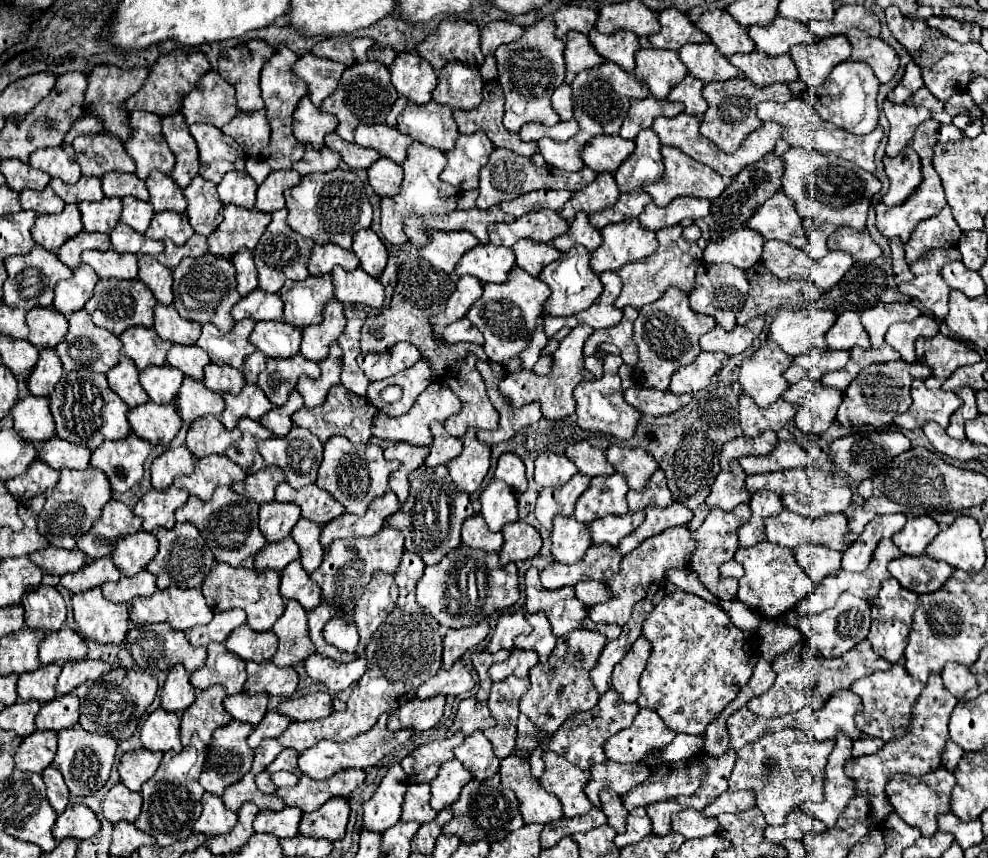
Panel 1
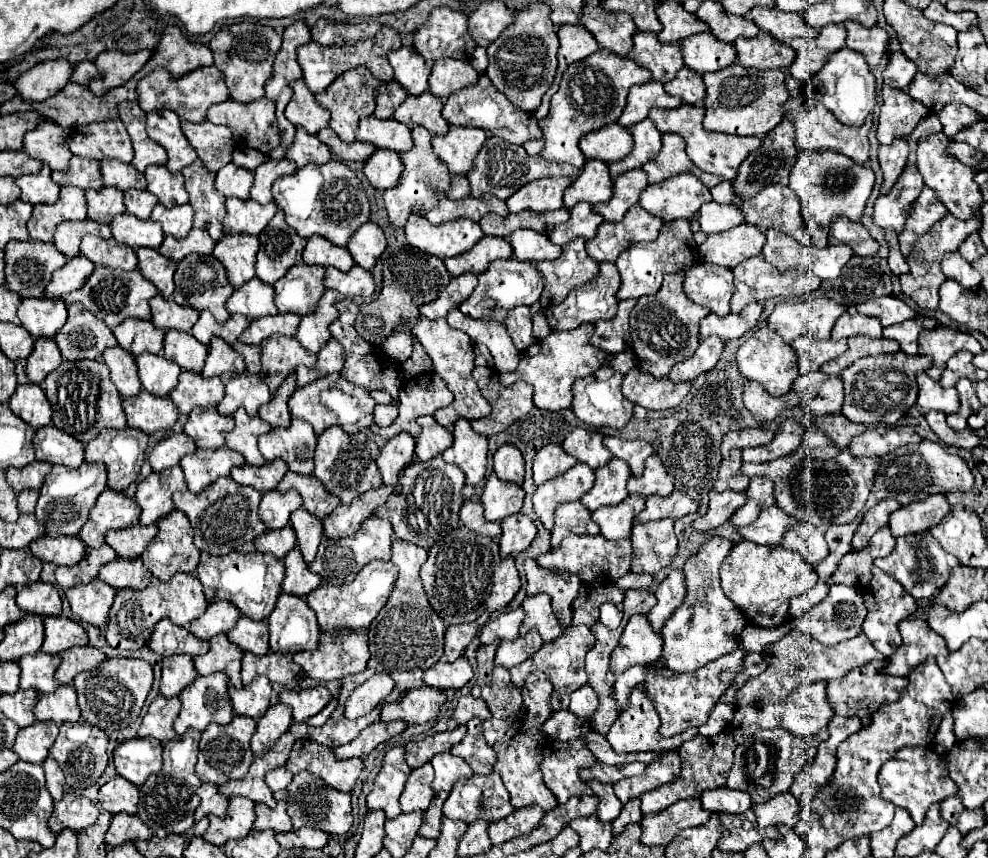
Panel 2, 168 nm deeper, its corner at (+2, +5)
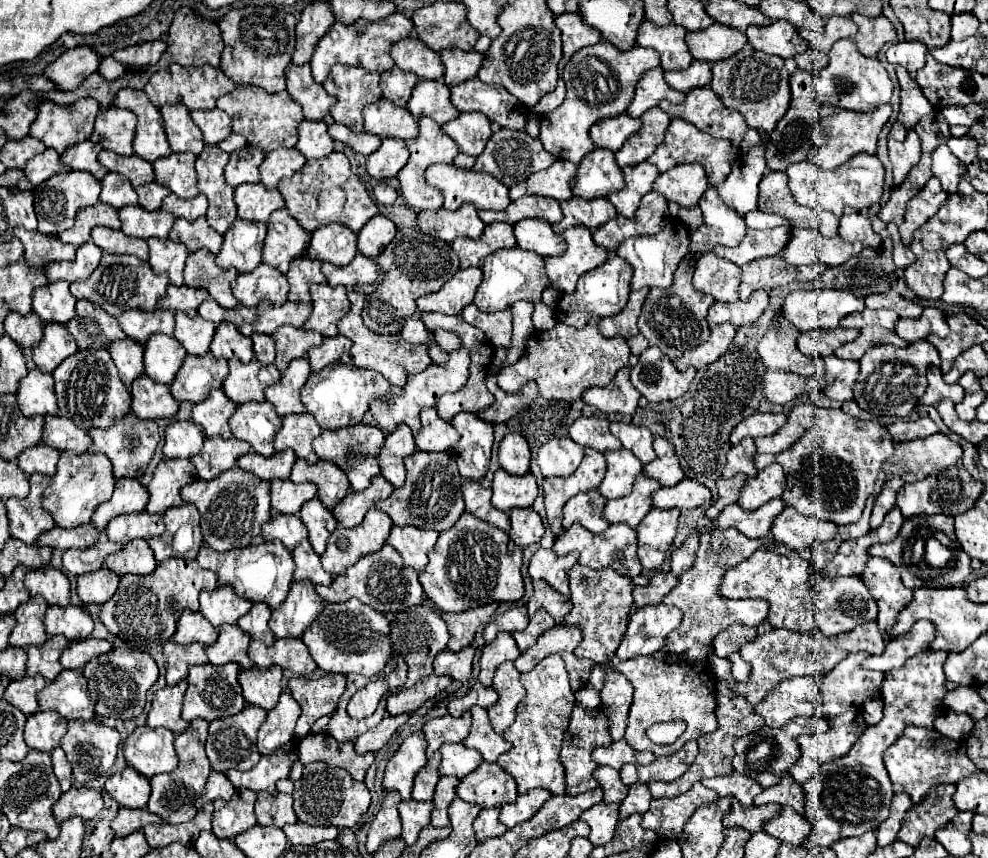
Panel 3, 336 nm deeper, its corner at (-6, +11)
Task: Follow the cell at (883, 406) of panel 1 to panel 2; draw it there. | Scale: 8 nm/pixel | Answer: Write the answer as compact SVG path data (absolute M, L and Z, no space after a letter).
M905 352L895 354L877 354L859 358L853 366L843 370L841 378L845 384L845 402L843 414L851 422L859 422L865 426L893 426L907 414L907 410L917 400L917 370L927 370L931 366L929 356L909 356Z

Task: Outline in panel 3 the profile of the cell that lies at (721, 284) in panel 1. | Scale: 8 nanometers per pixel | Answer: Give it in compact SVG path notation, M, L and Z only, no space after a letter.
M709 252L697 260L697 268L693 274L693 286L699 292L711 294L715 300L733 302L739 298L737 294L739 276L741 276L739 266Z

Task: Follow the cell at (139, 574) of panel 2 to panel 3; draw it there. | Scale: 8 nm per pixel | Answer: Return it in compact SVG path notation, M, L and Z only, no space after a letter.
M133 540L127 542L121 552L109 554L105 560L105 566L113 570L117 576L123 574L151 574L157 566L153 550L145 540Z

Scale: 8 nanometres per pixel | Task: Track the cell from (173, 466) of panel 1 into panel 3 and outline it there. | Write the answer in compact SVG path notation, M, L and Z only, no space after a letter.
M171 422L165 430L165 458L191 458L203 448L203 432L193 422Z

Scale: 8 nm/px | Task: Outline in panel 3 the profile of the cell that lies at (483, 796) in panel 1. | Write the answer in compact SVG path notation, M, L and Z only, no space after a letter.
M483 762L457 786L457 796L481 808L501 806L517 798L515 780L493 762Z

